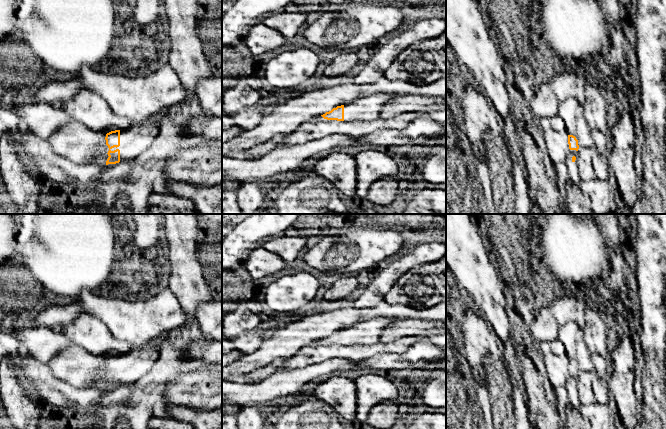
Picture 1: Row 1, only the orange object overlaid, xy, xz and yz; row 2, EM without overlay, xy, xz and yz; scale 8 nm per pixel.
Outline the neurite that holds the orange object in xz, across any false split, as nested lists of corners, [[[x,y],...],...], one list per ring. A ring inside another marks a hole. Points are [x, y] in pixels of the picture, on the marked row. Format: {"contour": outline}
{"contour": [[[375,93],[372,96],[353,100],[348,104],[337,106],[321,115],[327,120],[337,121],[372,121],[378,118],[379,109],[396,94]]]}

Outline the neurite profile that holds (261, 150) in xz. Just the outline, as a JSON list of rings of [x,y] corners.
[[[277,135],[268,142],[253,147],[252,149],[250,149],[250,159],[259,159],[271,153],[275,148],[284,146],[285,136],[286,135]]]

